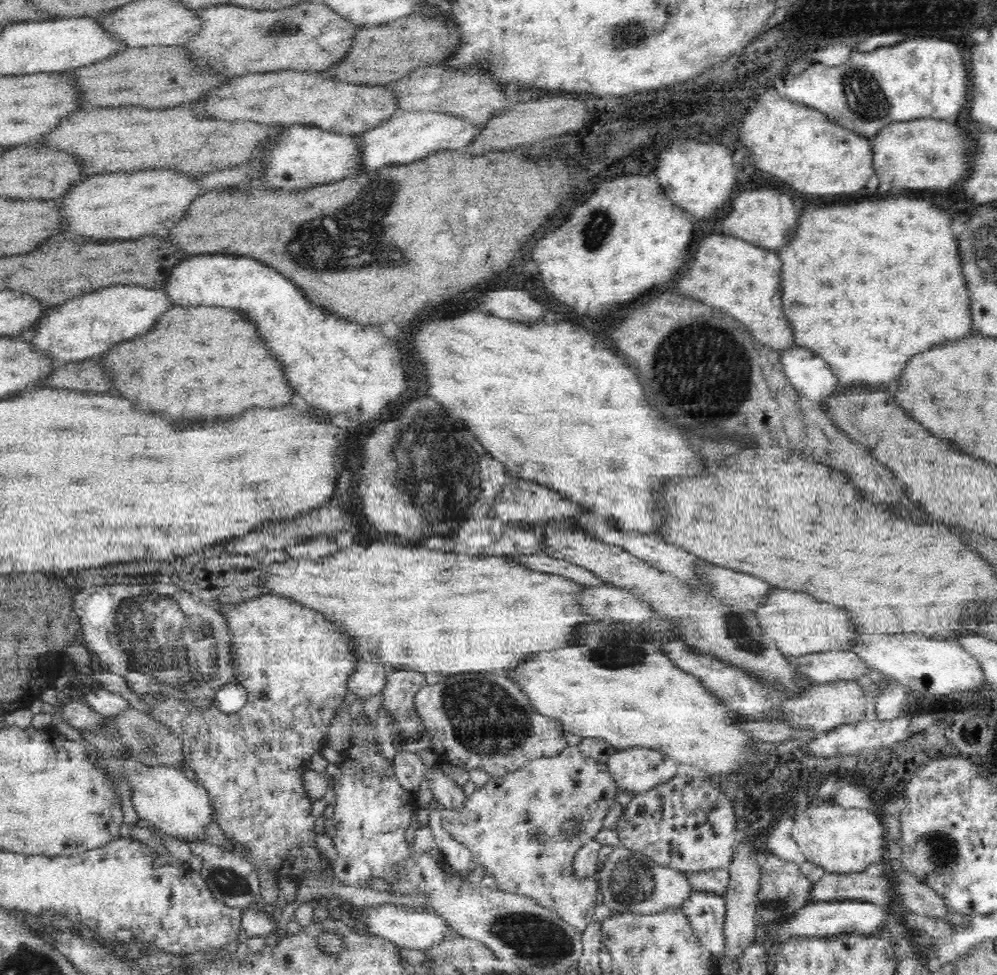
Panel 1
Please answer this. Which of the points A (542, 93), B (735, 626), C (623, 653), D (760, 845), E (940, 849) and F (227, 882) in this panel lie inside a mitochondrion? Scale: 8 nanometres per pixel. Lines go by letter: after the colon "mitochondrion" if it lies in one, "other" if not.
A: other
B: mitochondrion
C: mitochondrion
D: other
E: mitochondrion
F: mitochondrion

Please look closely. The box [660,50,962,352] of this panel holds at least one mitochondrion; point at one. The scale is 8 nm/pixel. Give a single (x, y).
(863, 95)

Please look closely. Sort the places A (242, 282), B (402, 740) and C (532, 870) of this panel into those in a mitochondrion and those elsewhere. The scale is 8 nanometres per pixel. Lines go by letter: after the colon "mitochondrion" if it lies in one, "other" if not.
A: other
B: other
C: other

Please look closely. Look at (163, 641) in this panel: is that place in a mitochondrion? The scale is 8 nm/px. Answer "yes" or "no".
yes

